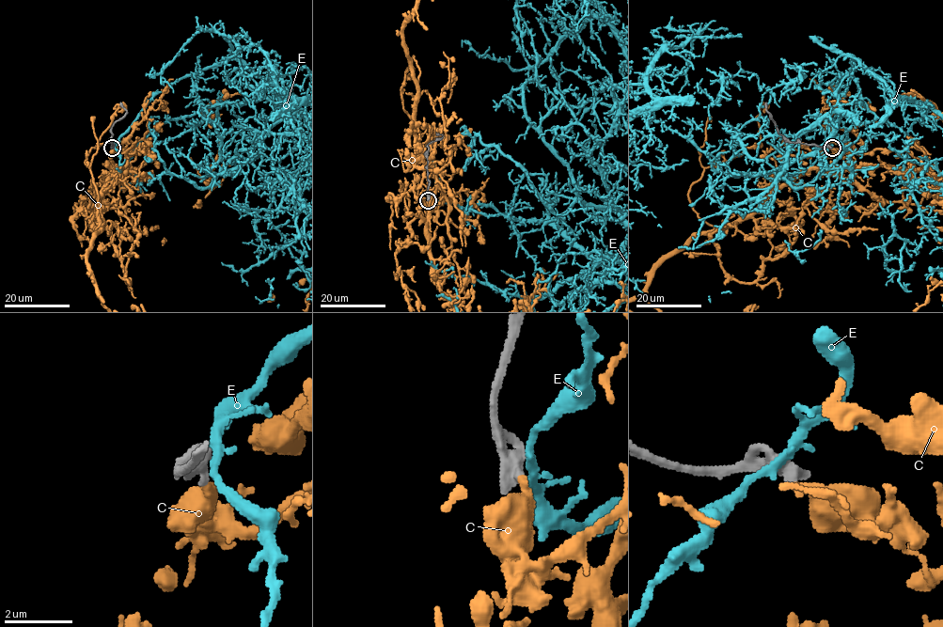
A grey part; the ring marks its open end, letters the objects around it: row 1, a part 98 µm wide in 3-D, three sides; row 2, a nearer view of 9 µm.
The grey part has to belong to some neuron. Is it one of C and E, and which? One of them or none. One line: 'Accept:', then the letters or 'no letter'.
Accept: no letter

